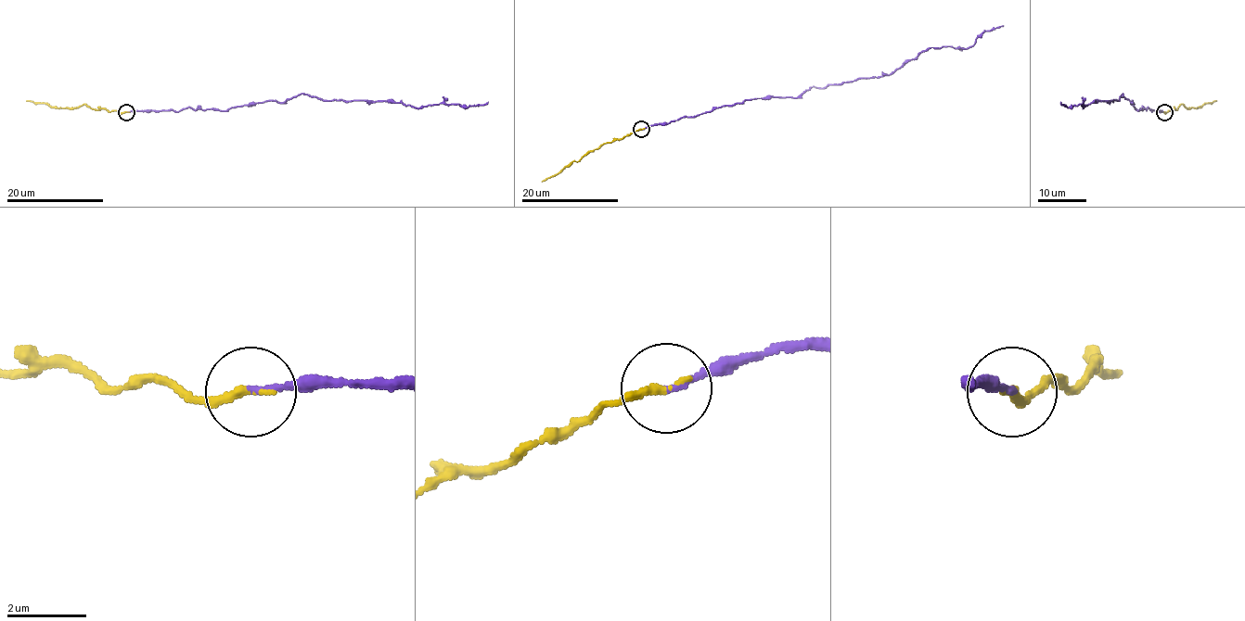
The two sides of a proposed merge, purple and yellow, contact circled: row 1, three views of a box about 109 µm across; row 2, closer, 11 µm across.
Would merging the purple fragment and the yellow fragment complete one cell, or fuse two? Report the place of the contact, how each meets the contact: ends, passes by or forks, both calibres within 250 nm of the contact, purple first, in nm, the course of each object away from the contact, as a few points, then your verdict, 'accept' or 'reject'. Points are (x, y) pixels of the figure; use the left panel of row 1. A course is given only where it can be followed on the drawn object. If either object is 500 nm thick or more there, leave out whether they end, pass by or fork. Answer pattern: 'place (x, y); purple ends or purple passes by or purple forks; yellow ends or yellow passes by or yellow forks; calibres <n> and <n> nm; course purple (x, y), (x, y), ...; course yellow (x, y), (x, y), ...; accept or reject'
place (126, 112); purple ends; yellow ends; calibres 150 and 220 nm; course purple (126, 112), (187, 107), (227, 111), (271, 100), (283, 103), (298, 94), (416, 107), (468, 107), (488, 101); course yellow (126, 112), (90, 108), (83, 104), (74, 107), (50, 107), (46, 104), (26, 101); accept

